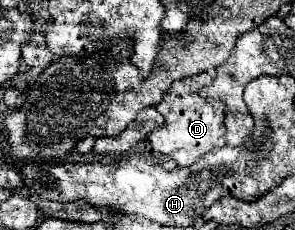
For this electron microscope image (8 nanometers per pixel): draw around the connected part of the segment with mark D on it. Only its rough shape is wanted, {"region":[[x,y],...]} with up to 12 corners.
{"region":[[214,75],[174,81],[146,139],[165,168],[224,147],[224,105]]}

